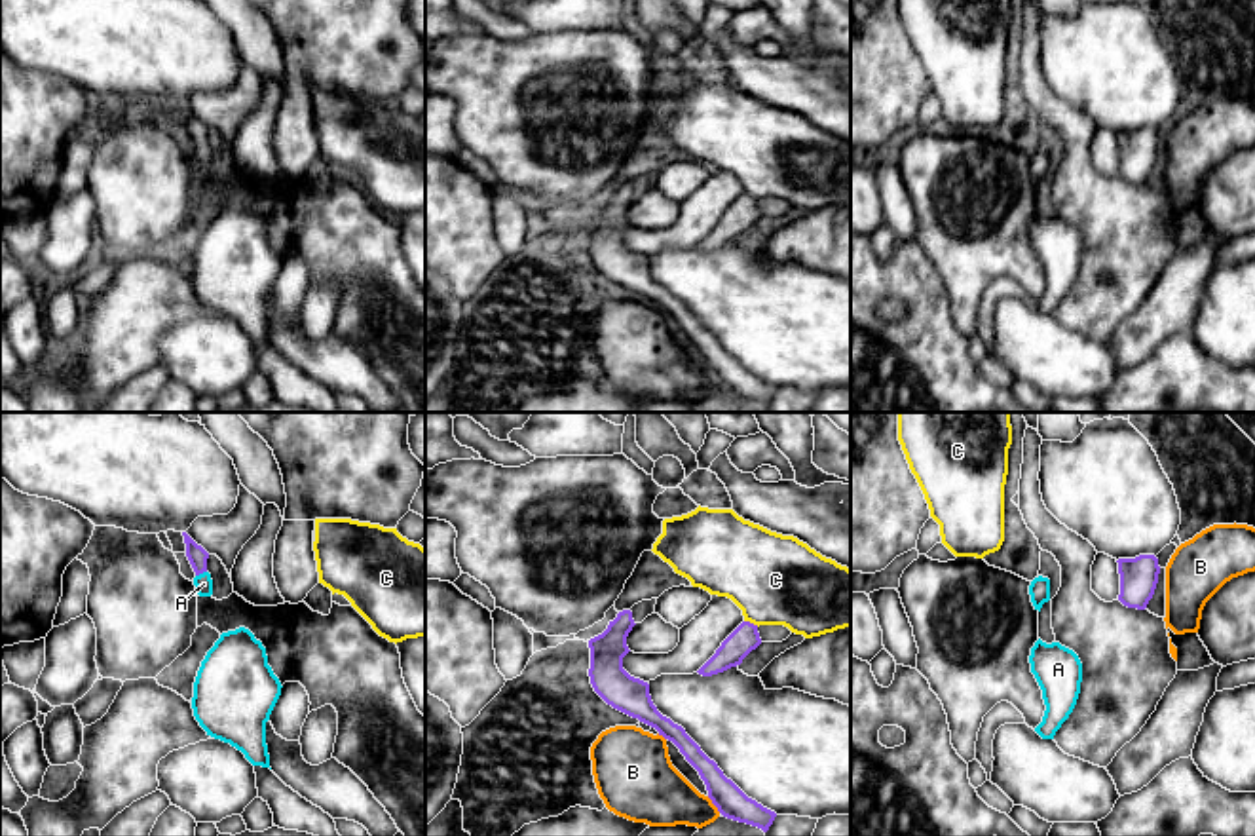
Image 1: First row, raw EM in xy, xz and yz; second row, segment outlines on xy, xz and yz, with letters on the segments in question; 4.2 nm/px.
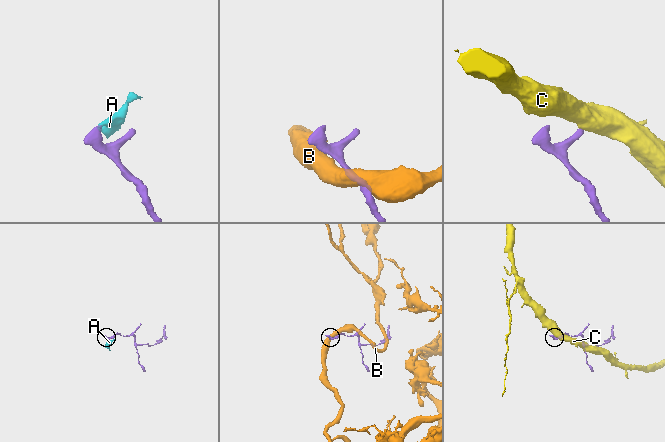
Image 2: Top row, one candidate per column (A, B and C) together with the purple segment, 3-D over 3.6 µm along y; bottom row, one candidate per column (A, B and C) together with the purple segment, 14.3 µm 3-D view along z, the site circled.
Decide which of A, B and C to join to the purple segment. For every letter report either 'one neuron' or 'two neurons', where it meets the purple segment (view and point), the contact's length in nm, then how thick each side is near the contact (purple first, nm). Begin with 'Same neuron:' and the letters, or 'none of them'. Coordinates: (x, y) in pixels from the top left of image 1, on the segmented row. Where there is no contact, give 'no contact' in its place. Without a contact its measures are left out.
Same neuron: A
A: one neuron; contact xy (200, 572); length 50 nm; calibres 80 and 80 nm
B: two neurons; contact xz (712, 802); length 90 nm; calibres 140 and 280 nm
C: two neurons; contact xz (752, 624); length 70 nm; calibres 120 and 380 nm

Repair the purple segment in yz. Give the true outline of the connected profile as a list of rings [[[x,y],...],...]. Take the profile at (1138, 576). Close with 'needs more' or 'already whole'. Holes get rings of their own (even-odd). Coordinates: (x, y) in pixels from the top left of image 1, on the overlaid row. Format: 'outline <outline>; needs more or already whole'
outline [[[1139,555],[1135,559],[1118,559],[1120,595],[1118,600],[1128,608],[1145,610],[1158,583],[1158,559]]]; already whole

